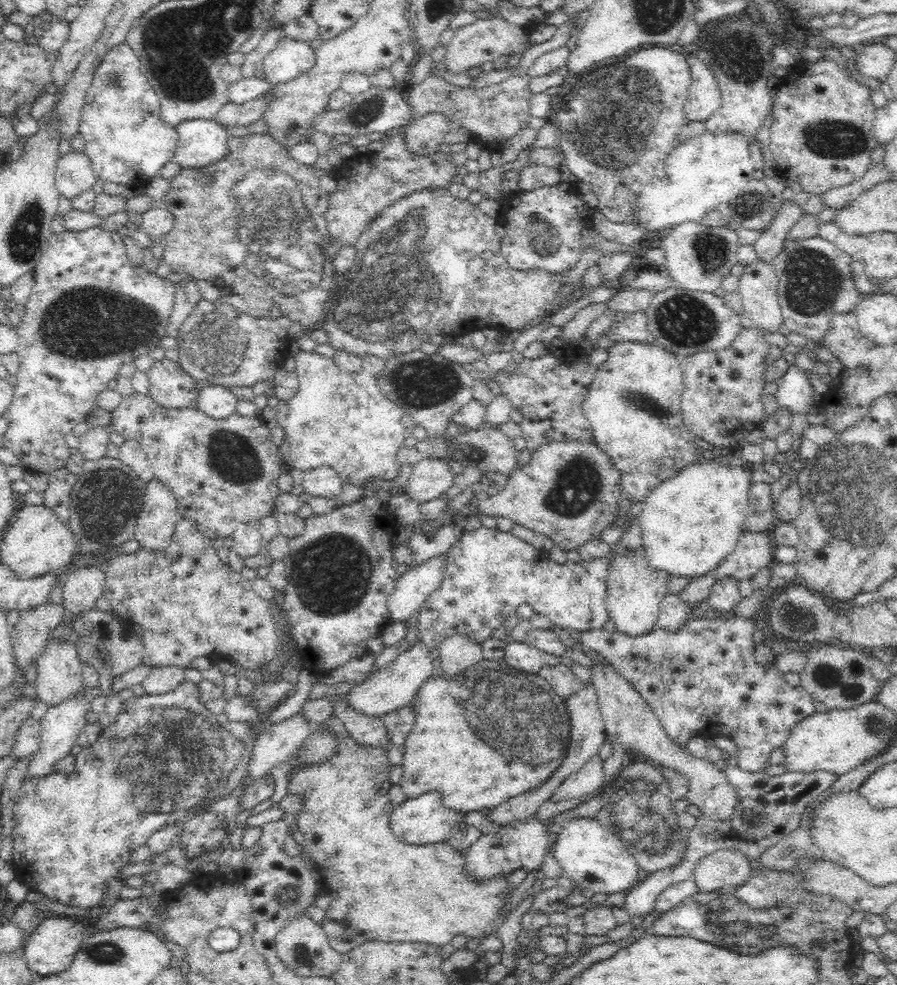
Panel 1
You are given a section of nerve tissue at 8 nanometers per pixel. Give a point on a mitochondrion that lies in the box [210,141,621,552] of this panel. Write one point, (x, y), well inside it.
(392, 291)

